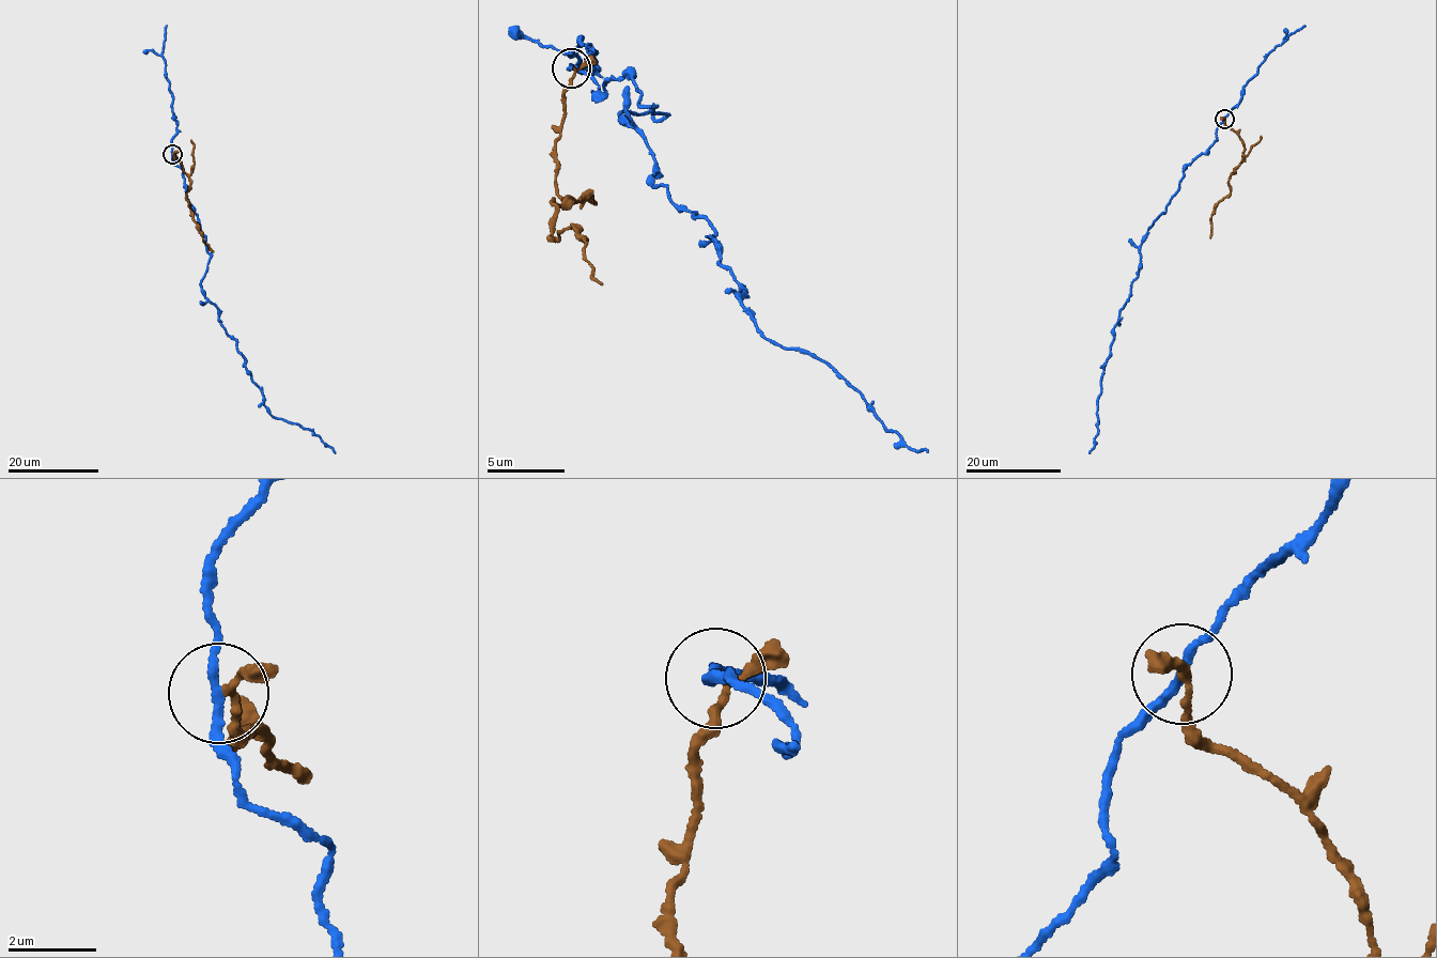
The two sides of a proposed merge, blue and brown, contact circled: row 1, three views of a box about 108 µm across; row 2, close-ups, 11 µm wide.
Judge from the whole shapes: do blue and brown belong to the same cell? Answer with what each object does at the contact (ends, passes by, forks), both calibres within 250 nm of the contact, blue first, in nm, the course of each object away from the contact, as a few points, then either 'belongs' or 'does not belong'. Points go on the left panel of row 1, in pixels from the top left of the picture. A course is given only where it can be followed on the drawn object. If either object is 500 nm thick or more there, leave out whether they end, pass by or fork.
blue passes by | brown passes by | 190/140 nm | blue via (172, 154), (211, 256), (201, 289), (235, 340), (264, 405), (276, 418), (311, 431), (335, 452) | brown via (172, 154), (190, 183), (186, 197), (197, 228), (203, 242), (214, 251) | does not belong

